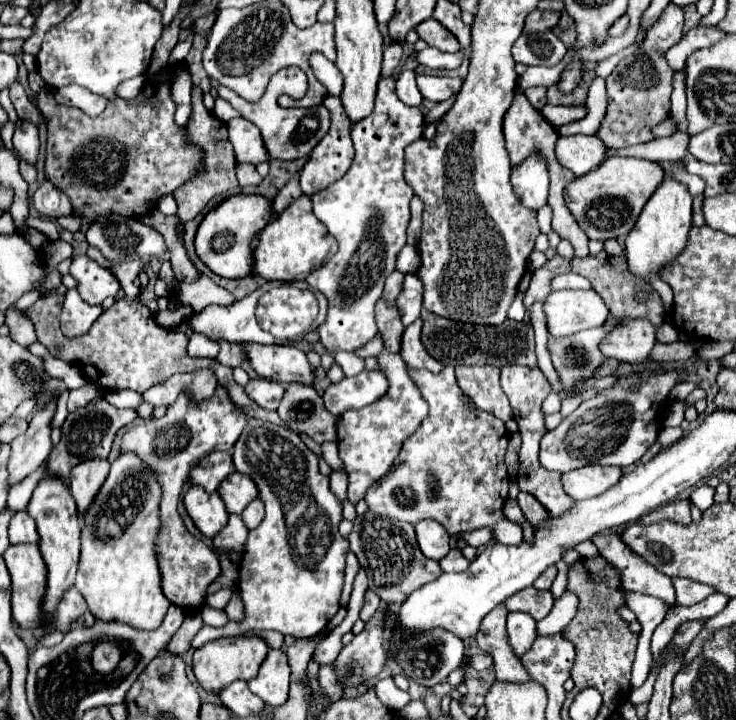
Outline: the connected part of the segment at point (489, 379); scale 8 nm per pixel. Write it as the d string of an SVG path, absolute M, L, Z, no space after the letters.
M492 365L456 366L456 379L460 389L482 411L496 415L502 421L512 419L510 403L500 387L500 368Z

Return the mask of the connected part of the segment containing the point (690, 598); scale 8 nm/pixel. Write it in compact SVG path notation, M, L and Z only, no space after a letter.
M674 579L674 587L676 587L676 603L678 605L696 605L696 603L704 601L708 595L716 593L714 587L694 583L690 579Z

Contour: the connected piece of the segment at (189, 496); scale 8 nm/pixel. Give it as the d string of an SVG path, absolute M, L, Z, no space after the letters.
M192 485L188 489L188 493L184 495L184 505L186 505L186 511L192 517L194 525L206 537L214 537L228 523L230 515L228 515L228 511L226 511L226 507L216 491L206 493L204 487Z

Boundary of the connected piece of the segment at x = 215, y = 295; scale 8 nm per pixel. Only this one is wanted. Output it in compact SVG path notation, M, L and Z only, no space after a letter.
M200 274L200 278L194 283L179 283L175 288L175 294L182 304L191 305L197 313L211 304L226 306L235 301L229 291L216 285L203 274Z

